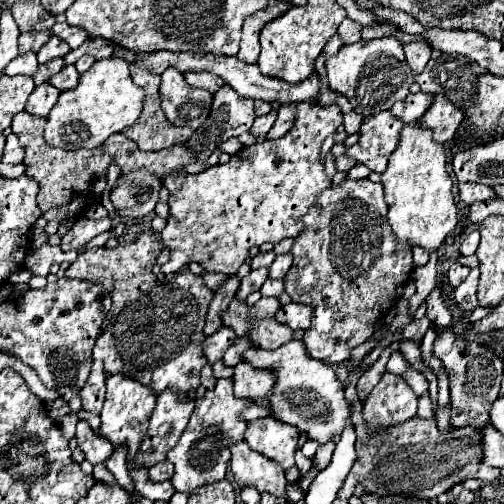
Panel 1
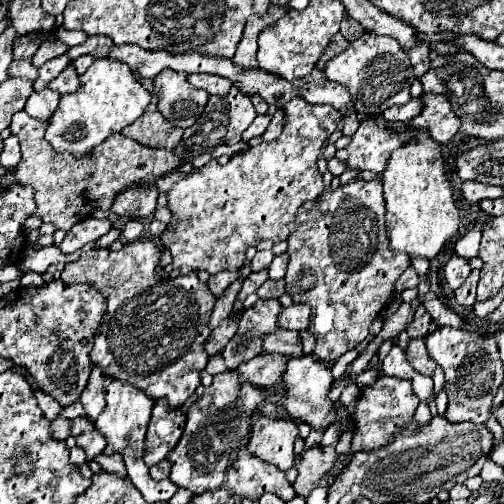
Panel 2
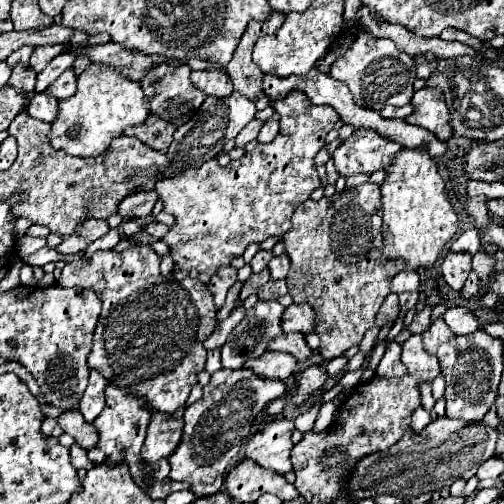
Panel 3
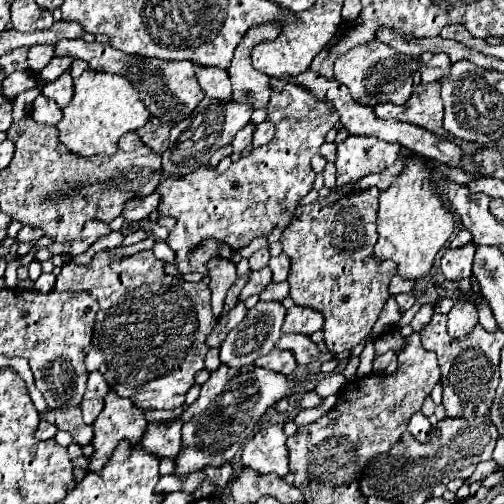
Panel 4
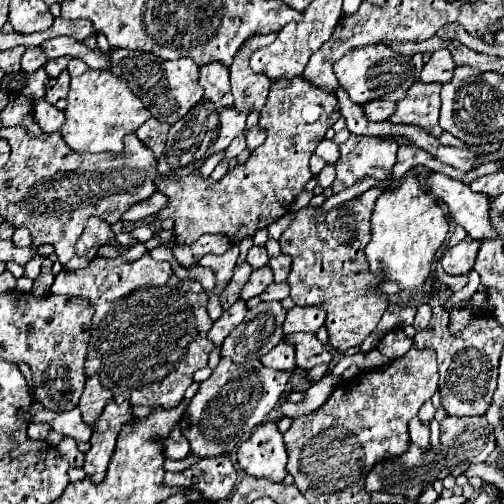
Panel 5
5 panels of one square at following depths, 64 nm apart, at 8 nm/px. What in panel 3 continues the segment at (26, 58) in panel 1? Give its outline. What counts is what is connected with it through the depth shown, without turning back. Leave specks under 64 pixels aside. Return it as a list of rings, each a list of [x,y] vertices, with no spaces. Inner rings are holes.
[[[18,64],[12,70],[12,76],[8,80],[8,86],[14,86],[14,88],[26,90],[26,92],[32,92],[34,84],[36,84],[36,72],[30,66],[24,66],[24,64]]]

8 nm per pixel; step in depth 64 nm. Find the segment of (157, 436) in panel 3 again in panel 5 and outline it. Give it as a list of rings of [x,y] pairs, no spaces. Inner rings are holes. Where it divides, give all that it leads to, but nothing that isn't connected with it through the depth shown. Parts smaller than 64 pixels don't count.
[[[176,426],[172,430],[172,434],[168,436],[168,440],[164,442],[164,454],[166,454],[166,458],[172,458],[172,460],[180,460],[180,458],[188,456],[188,440],[184,440],[180,426]]]

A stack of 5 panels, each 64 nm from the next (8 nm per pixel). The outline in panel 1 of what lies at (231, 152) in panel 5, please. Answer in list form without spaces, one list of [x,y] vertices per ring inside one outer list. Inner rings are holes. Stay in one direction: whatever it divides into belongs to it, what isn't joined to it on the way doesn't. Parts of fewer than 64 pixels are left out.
[[[272,110],[272,112],[266,114],[266,116],[258,116],[258,118],[254,120],[250,132],[252,132],[256,138],[260,138],[260,136],[264,136],[264,134],[272,128],[274,120],[276,120],[276,110]]]

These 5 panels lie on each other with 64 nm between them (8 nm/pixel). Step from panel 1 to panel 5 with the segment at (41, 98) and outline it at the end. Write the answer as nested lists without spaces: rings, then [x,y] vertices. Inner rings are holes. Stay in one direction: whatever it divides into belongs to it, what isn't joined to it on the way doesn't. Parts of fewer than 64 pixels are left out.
[[[40,100],[36,106],[34,106],[34,120],[38,122],[38,126],[42,128],[42,132],[46,134],[52,134],[52,132],[58,132],[66,120],[64,112],[56,110],[52,104],[48,104],[46,100]]]

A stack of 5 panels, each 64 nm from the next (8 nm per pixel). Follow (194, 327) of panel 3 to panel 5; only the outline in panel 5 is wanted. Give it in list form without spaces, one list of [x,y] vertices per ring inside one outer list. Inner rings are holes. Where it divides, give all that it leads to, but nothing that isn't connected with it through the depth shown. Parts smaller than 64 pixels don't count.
[[[148,254],[136,262],[124,262],[120,258],[94,258],[86,270],[76,274],[62,270],[54,278],[50,292],[60,296],[80,296],[94,306],[84,372],[86,376],[98,374],[104,388],[114,392],[114,400],[128,400],[132,406],[174,408],[192,384],[192,374],[208,364],[208,354],[214,348],[208,340],[208,330],[212,326],[212,320],[206,314],[208,296],[198,280],[180,280],[172,272],[170,262],[158,262]]]

